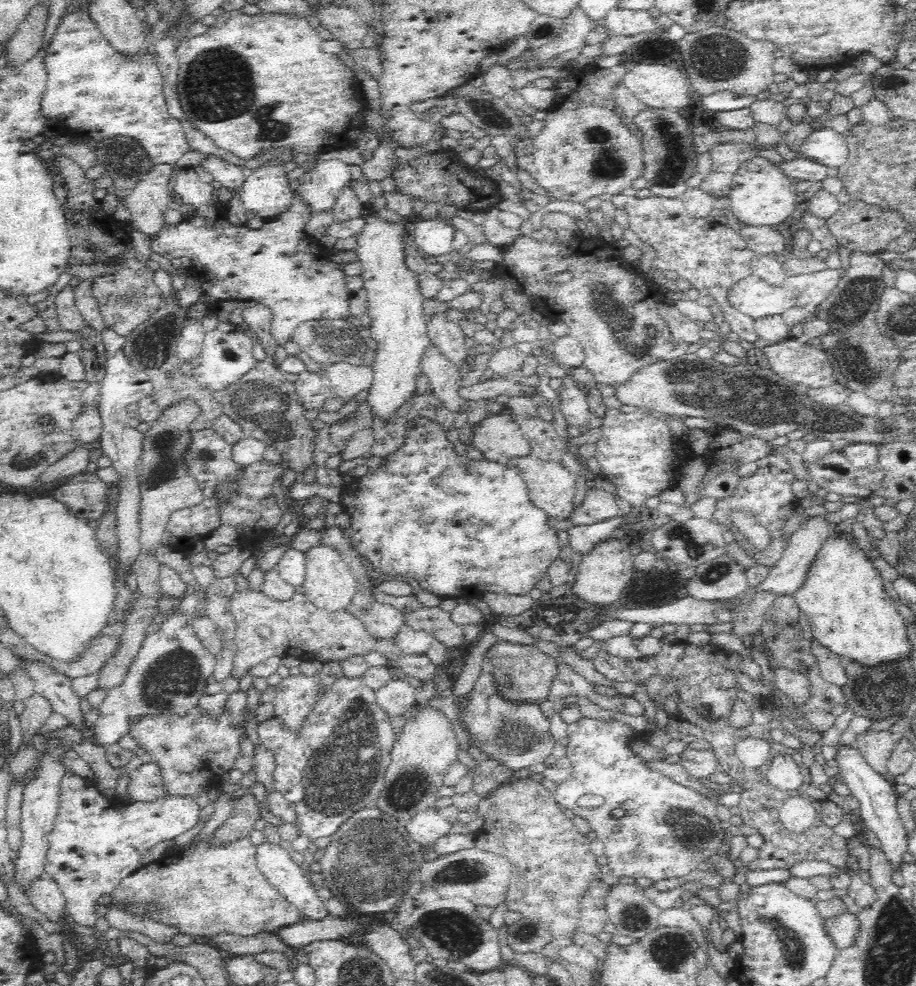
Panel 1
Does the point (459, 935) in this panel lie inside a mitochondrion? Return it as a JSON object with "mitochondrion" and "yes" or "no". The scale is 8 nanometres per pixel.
{"mitochondrion":"yes"}

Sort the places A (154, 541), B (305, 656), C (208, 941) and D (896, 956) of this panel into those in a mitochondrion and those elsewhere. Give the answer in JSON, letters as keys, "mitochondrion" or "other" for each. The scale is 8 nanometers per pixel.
{"A":"other","B":"other","C":"other","D":"mitochondrion"}

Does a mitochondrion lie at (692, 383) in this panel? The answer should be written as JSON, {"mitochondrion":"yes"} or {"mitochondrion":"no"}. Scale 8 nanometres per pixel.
{"mitochondrion":"yes"}

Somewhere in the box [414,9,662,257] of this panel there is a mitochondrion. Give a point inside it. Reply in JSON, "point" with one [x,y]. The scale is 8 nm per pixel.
{"point":[606,164]}

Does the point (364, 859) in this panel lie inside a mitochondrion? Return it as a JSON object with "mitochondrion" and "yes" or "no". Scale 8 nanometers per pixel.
{"mitochondrion":"yes"}

